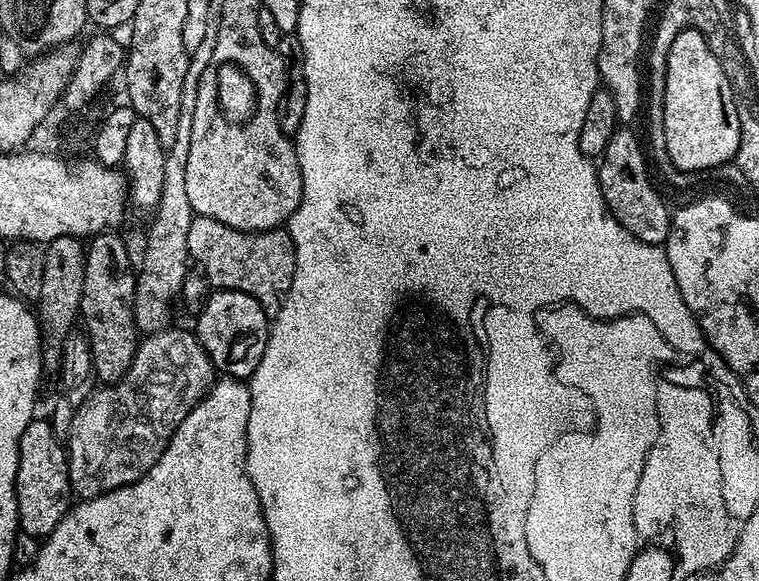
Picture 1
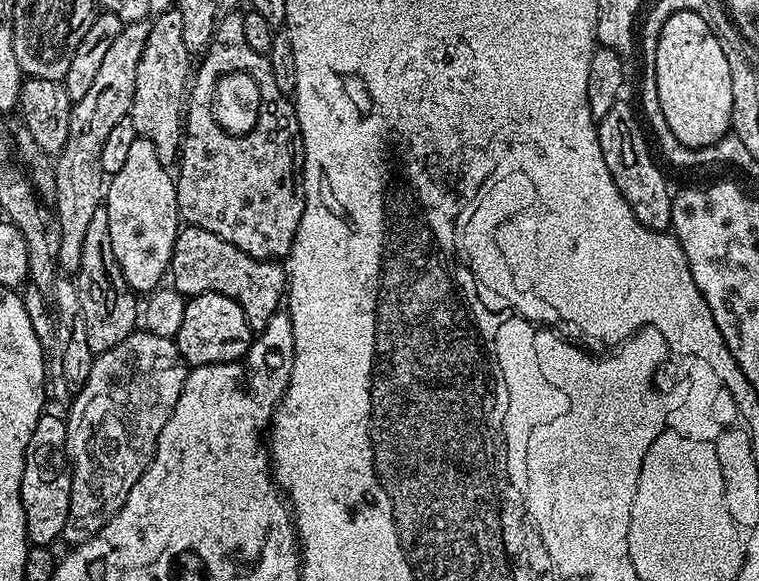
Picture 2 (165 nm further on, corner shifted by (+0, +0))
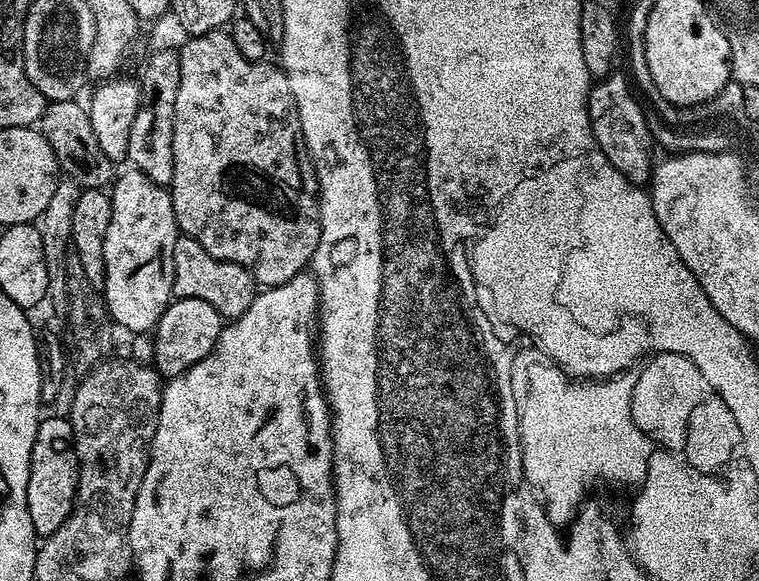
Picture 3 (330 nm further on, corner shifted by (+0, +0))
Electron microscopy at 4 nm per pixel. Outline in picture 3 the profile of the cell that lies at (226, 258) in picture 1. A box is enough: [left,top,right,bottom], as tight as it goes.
[172,234,258,322]

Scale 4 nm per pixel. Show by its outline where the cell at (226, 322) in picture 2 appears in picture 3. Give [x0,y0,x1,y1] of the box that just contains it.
[153,298,222,378]

